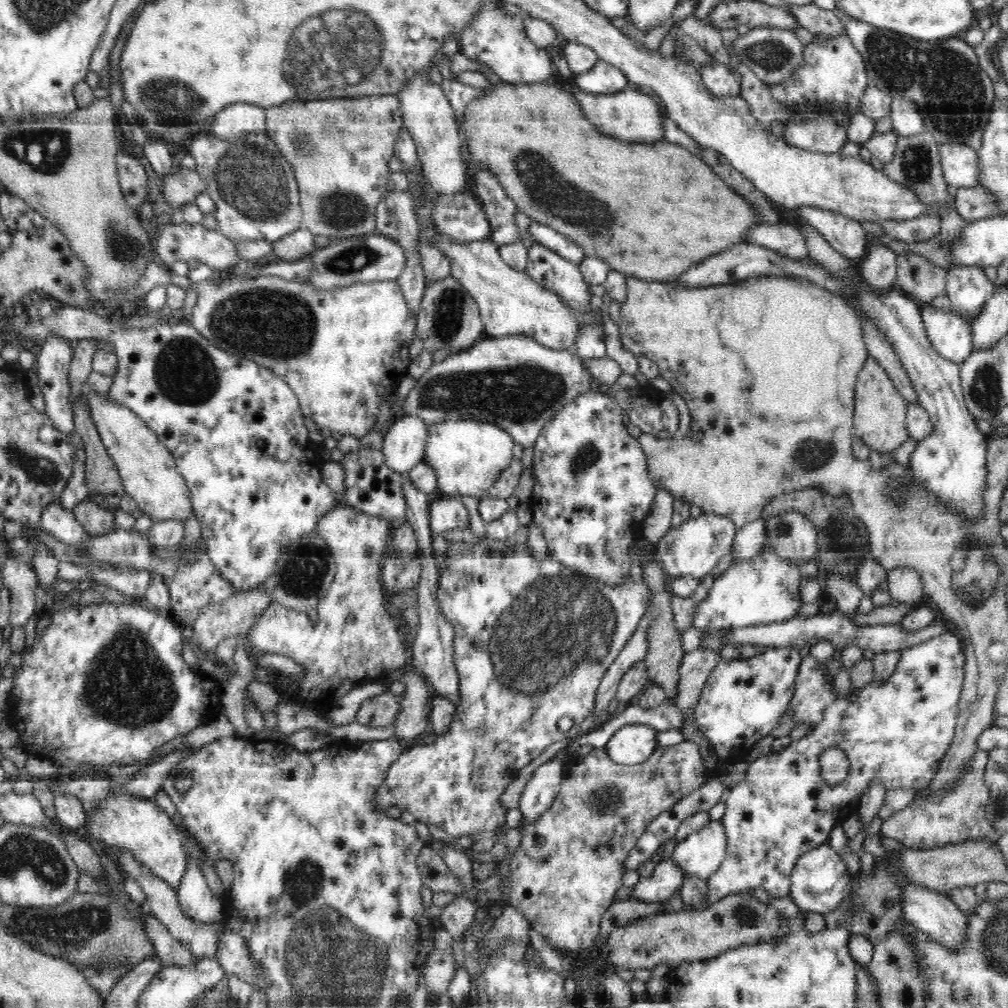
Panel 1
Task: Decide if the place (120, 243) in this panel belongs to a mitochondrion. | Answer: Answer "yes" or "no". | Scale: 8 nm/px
yes

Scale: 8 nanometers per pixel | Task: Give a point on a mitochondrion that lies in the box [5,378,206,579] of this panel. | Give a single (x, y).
(45, 473)

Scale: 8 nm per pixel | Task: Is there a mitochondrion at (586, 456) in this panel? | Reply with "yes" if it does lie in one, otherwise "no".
yes

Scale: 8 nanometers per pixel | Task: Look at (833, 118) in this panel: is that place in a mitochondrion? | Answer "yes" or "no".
no

